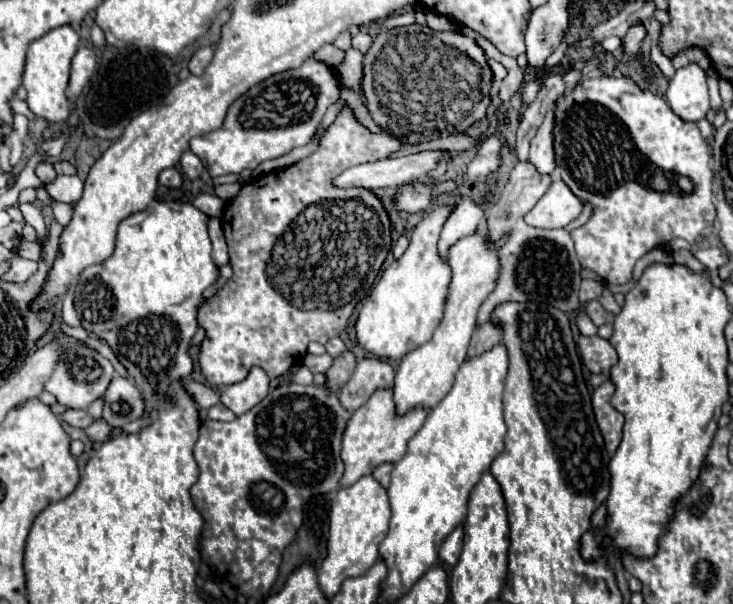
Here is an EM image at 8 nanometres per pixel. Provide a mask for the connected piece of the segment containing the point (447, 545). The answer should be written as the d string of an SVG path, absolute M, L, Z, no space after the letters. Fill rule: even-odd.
M458 525L444 541L442 549L440 549L440 559L448 565L456 565L458 563L458 557L462 553L462 543L464 537L464 530L462 525Z

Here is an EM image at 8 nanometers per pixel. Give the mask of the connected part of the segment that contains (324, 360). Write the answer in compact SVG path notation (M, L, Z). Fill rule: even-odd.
M308 353L302 363L308 365L312 369L312 373L326 373L330 363L332 363L332 357L328 353L324 353L324 355L310 355Z

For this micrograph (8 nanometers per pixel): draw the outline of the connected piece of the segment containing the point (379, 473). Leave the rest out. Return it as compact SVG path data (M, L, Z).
M382 463L374 469L374 479L382 485L382 487L388 487L390 485L390 471L392 471L392 463Z

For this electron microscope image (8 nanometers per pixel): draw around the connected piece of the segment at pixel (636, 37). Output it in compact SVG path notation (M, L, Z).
M642 23L632 25L632 27L628 29L626 37L624 37L624 49L626 49L628 53L636 55L636 51L640 49L640 43L642 43L642 39L644 39L644 35L646 35L646 27L644 27Z

